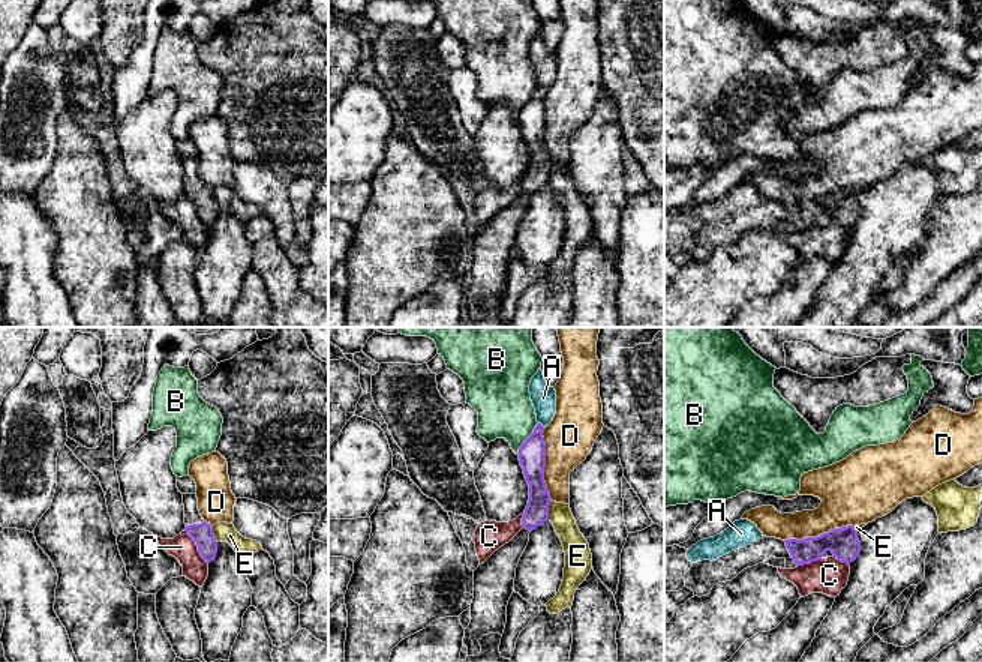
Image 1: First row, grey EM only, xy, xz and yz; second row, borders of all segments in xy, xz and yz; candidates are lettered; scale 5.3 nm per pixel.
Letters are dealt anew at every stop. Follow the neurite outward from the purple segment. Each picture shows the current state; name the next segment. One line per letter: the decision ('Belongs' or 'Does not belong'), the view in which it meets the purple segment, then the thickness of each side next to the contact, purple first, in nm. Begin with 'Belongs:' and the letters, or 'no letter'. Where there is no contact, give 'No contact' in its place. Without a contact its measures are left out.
Belongs: A
A: Belongs. Touches purple in xz. Thickness 140 nm (purple) against 130 nm
B: Does not belong. Touches purple in xz. Thickness 140 nm (purple) against 300 nm
C: Does not belong. Touches purple in xy. Thickness 110 nm (purple) against 140 nm
D: Does not belong. Touches purple in xz. Thickness 140 nm (purple) against 260 nm
E: Does not belong. Touches purple in xz. Thickness 130 nm (purple) against 140 nm

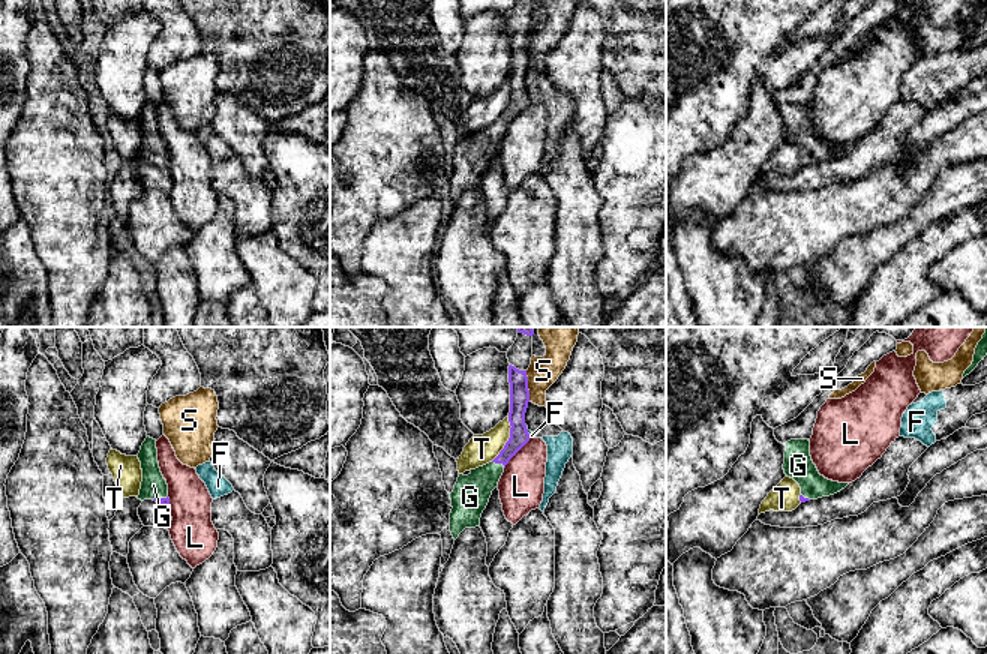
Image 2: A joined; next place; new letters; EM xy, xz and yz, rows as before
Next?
Belongs: G
F: Does not belong. Touches purple in xz. Thickness 110 nm (purple) against 30 nm
G: Belongs. Touches purple in xz. Thickness 100 nm (purple) against 200 nm
L: Does not belong. Touches purple in xz. Thickness 100 nm (purple) against 240 nm
S: Does not belong. Touches purple in xz. Thickness 110 nm (purple) against 160 nm
T: Does not belong. Touches purple in xz. Thickness 110 nm (purple) against 160 nm

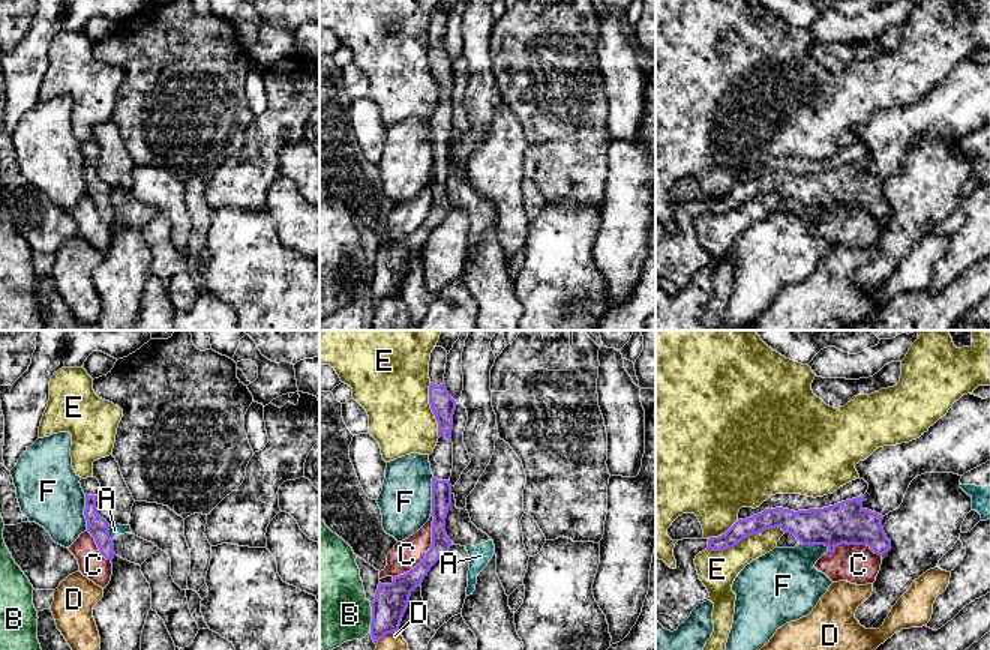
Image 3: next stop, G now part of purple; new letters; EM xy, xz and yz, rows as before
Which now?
Belongs: no letter
A: Does not belong. Touches purple in xy. Thickness 110 nm (purple) against 60 nm
B: Does not belong. Touches purple in xz. Thickness 180 nm (purple) against 420 nm
C: Does not belong. Touches purple in xz. Thickness 120 nm (purple) against 160 nm
D: Does not belong. Touches purple in xz. Thickness 180 nm (purple) against 220 nm
E: Does not belong. Touches purple in yz. Thickness 120 nm (purple) against 200 nm
F: Does not belong. Touches purple in xz. Thickness 110 nm (purple) against 280 nm

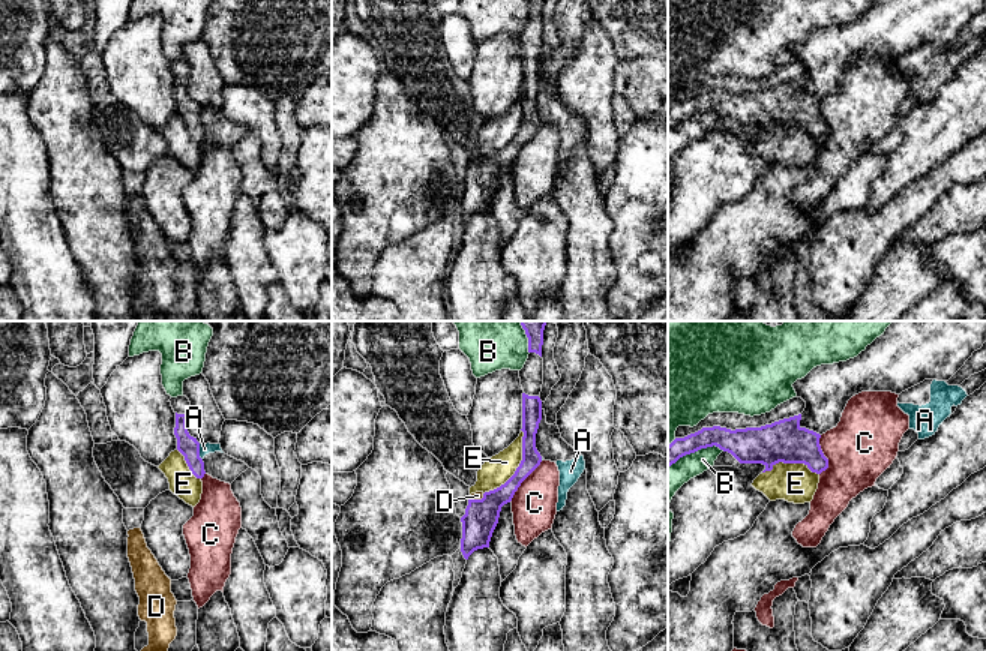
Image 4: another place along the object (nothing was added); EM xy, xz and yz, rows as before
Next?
Belongs: D
A: Does not belong. Touches purple in xy. Thickness 110 nm (purple) against 60 nm
B: Does not belong. Touches purple in yz. Thickness 160 nm (purple) against 150 nm
C: Does not belong. Touches purple in xz. Thickness 140 nm (purple) against 240 nm
D: Belongs. Touches purple in xz. Thickness 180 nm (purple) against 50 nm
E: Does not belong. Touches purple in xz. Thickness 120 nm (purple) against 160 nm

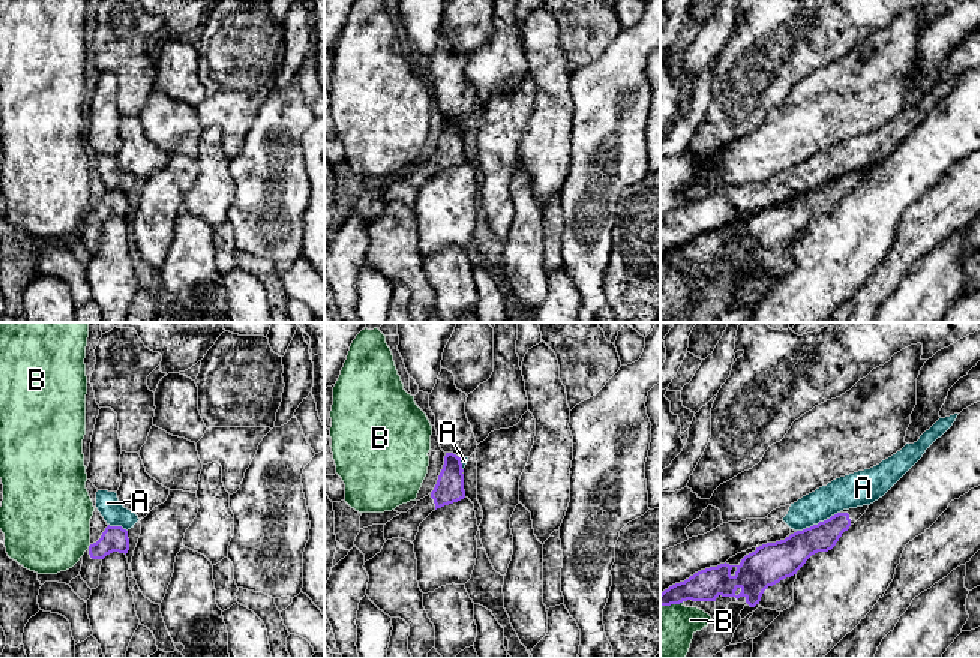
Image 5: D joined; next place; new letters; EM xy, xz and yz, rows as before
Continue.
Belongs: no letter
A: Does not belong. Touches purple in yz. Thickness 180 nm (purple) against 180 nm
B: Does not belong. Touches purple in yz. Thickness 170 nm (purple) against 320 nm

